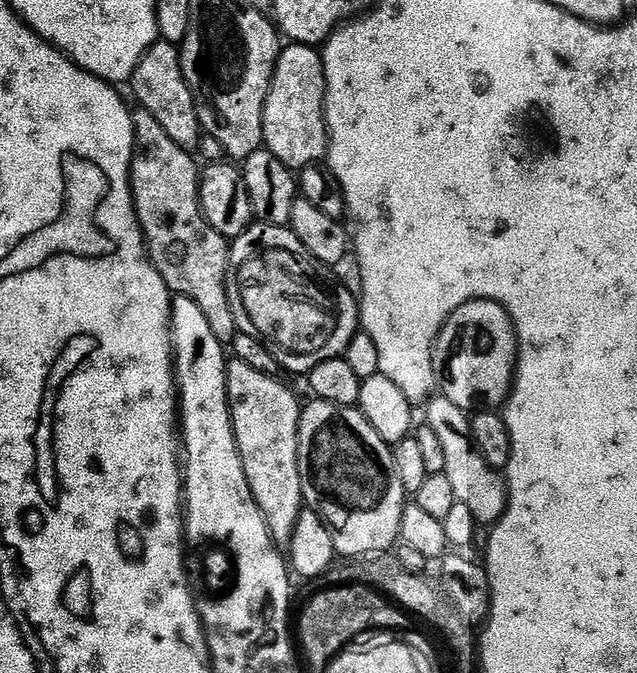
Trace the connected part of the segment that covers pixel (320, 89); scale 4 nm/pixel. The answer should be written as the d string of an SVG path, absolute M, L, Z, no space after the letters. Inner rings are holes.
M289 43L276 60L276 69L272 75L272 85L268 91L266 106L264 107L264 142L267 151L274 153L286 167L293 170L308 168L311 164L320 164L328 155L328 124L324 121L324 57L311 44Z

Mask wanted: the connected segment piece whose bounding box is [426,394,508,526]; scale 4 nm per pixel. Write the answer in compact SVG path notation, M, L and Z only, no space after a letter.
M439 394L428 404L426 425L438 436L445 459L444 472L450 478L450 486L454 486L456 503L470 509L477 525L495 526L508 511L508 485L505 477L497 469L489 466L472 441L472 421L465 409L454 406L450 398Z

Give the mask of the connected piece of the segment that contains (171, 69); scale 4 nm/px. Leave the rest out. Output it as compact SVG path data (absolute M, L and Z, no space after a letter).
M157 39L155 44L148 48L148 53L138 62L130 81L130 89L136 95L136 100L143 111L154 114L158 118L158 126L174 138L178 146L186 151L195 153L200 147L202 129L196 103L192 97L190 86L184 77L184 71L180 65L180 48L175 44Z

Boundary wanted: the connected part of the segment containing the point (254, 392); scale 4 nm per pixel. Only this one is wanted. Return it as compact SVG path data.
M235 358L229 359L228 362L228 405L232 411L232 425L234 426L234 434L238 442L238 450L242 458L242 466L246 470L246 478L250 482L250 490L254 494L257 506L262 510L262 514L268 523L268 533L272 535L272 539L277 545L284 546L292 539L292 531L298 522L304 504L304 495L302 494L302 486L300 485L300 475L298 474L298 426L300 425L300 413L302 411L301 401L296 401L296 396L283 384L283 379L275 376L267 376L266 374L258 374L258 370L254 370L254 366L246 366L246 362Z

